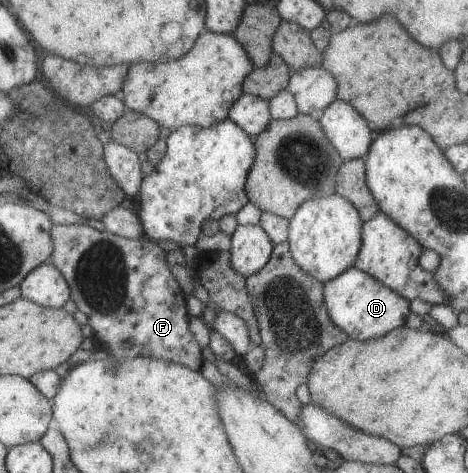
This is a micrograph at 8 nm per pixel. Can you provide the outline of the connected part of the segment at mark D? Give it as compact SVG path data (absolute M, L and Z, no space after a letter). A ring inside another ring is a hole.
M355 266L323 284L329 316L336 327L347 333L350 340L365 342L381 338L393 329L404 326L410 315L411 307L405 297Z

